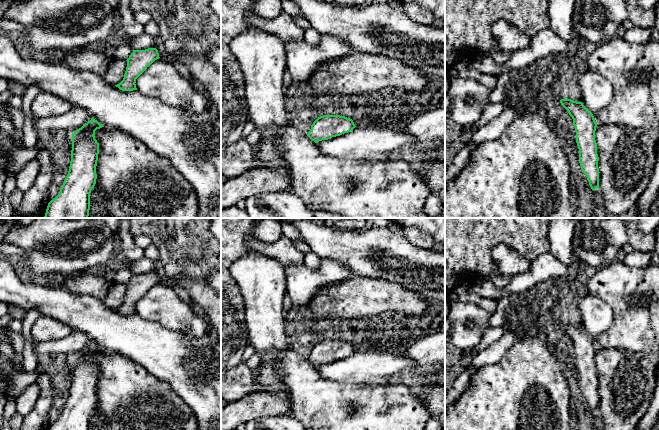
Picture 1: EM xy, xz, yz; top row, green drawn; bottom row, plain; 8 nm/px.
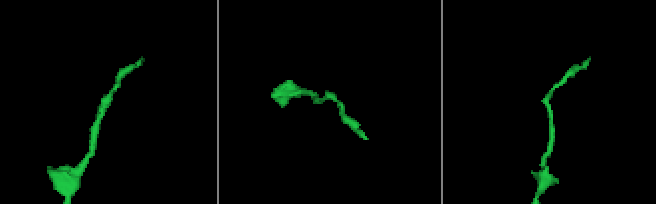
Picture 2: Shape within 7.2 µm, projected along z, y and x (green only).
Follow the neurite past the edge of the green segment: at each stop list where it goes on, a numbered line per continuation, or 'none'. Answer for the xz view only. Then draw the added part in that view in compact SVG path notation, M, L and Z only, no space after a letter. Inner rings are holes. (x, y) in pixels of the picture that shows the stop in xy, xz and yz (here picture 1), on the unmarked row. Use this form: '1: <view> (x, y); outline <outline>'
none

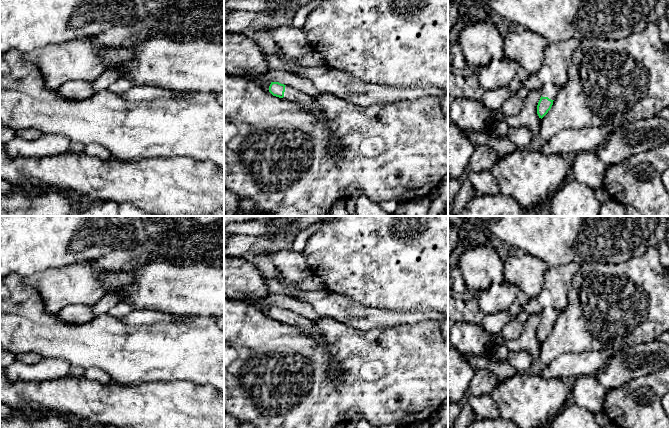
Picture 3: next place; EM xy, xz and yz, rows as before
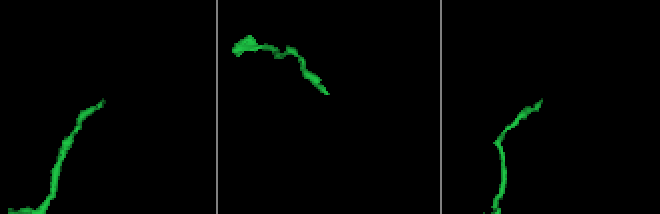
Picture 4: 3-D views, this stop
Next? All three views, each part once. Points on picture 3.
1: xz (291, 318); outline M286 309L283 323L289 326L297 327L315 340L320 347L326 350L328 349L328 345L324 342L324 339L318 331L314 321Z

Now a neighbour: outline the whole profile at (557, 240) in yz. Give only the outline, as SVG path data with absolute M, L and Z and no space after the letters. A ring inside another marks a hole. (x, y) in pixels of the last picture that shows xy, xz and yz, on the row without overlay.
M462 216L466 221L484 229L525 254L543 260L549 268L571 262L619 264L643 255L648 248L657 247L666 239L667 216Z

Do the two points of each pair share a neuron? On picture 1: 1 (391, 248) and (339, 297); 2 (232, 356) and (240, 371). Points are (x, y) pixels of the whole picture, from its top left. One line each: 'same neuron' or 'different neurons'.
1: different neurons
2: different neurons

